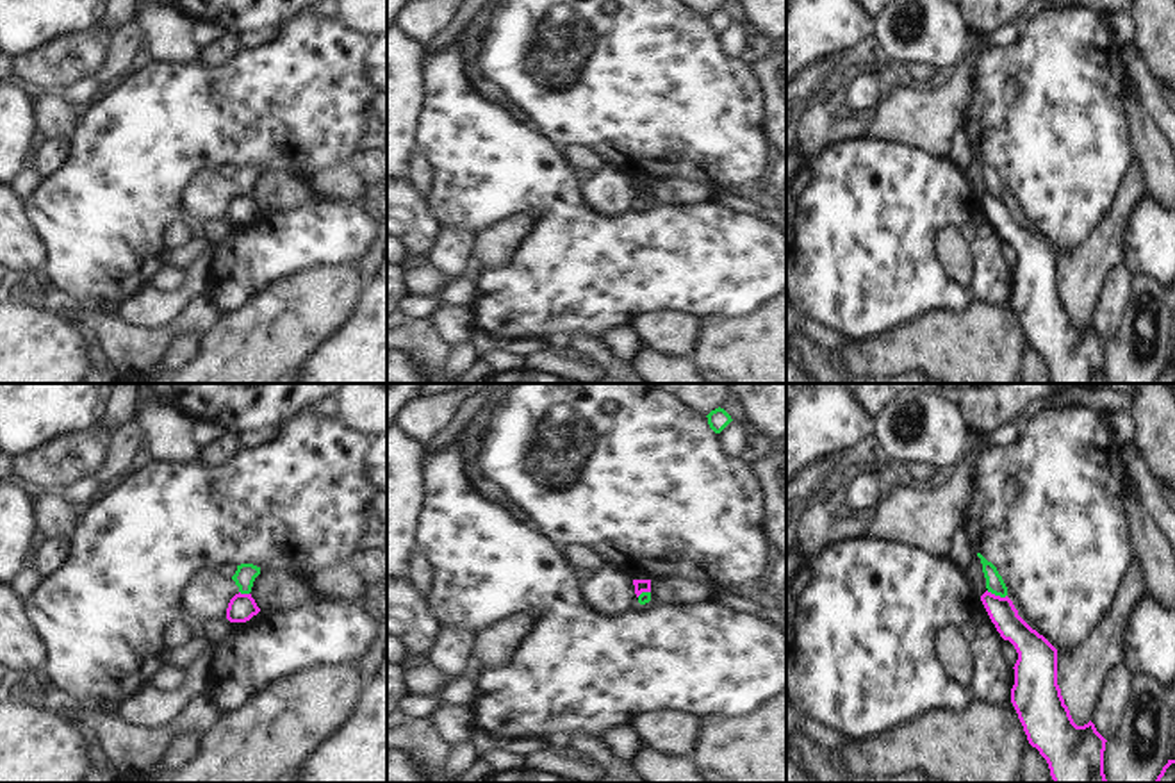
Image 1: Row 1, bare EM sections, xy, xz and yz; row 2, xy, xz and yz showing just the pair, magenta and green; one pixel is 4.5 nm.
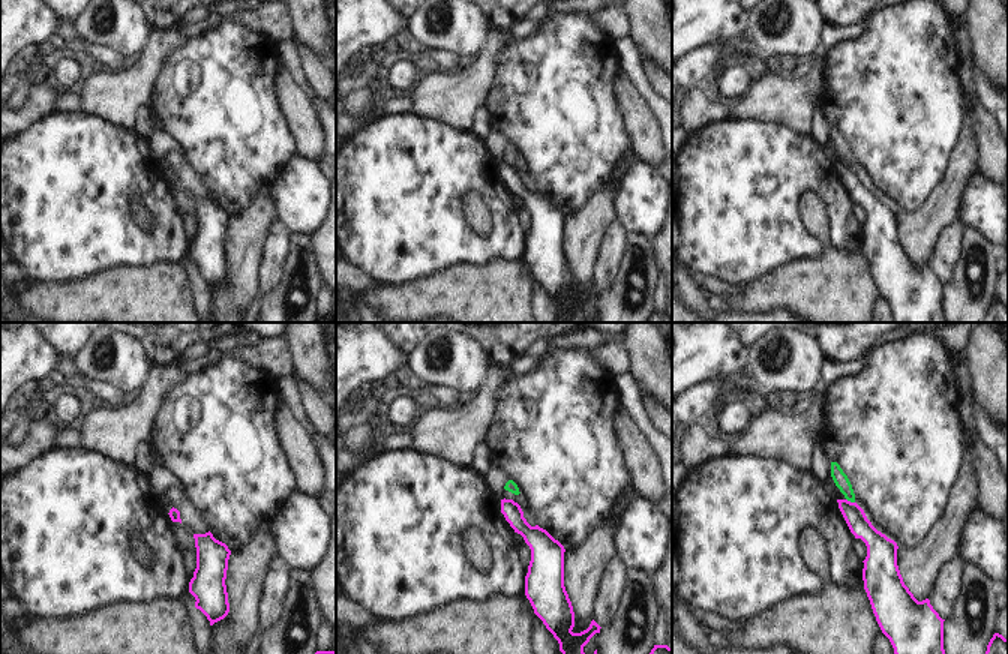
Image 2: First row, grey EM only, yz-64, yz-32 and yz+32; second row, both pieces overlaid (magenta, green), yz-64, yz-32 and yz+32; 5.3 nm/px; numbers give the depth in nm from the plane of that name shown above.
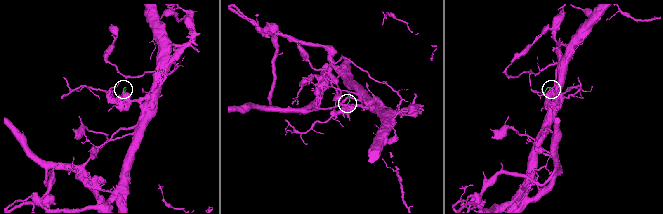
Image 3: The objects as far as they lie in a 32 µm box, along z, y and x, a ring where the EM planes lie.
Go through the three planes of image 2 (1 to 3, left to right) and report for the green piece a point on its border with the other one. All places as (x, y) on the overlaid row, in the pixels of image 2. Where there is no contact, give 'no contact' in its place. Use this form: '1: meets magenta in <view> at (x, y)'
1: no contact
2: no contact
3: meets magenta in yz+32 at (849, 501)

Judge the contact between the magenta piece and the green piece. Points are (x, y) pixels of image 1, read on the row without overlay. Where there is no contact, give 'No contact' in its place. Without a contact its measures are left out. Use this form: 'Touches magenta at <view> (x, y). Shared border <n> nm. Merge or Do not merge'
Touches magenta at yz (997, 197). Shared border 100 nm. Do not merge.

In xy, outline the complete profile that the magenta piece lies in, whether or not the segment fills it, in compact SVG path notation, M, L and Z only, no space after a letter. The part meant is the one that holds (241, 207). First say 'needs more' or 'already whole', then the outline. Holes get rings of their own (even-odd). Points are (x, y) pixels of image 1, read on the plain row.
already whole; M235 194L226 209L226 219L230 223L246 223L250 221L253 216L257 216L260 212L260 209L257 207L255 200L251 198L251 194Z

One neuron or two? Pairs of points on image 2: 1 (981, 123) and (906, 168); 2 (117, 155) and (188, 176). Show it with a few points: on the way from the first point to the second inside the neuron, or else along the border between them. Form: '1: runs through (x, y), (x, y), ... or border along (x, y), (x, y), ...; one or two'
1: border along (962, 86), (965, 117); two
2: border along (161, 161), (168, 176); two

